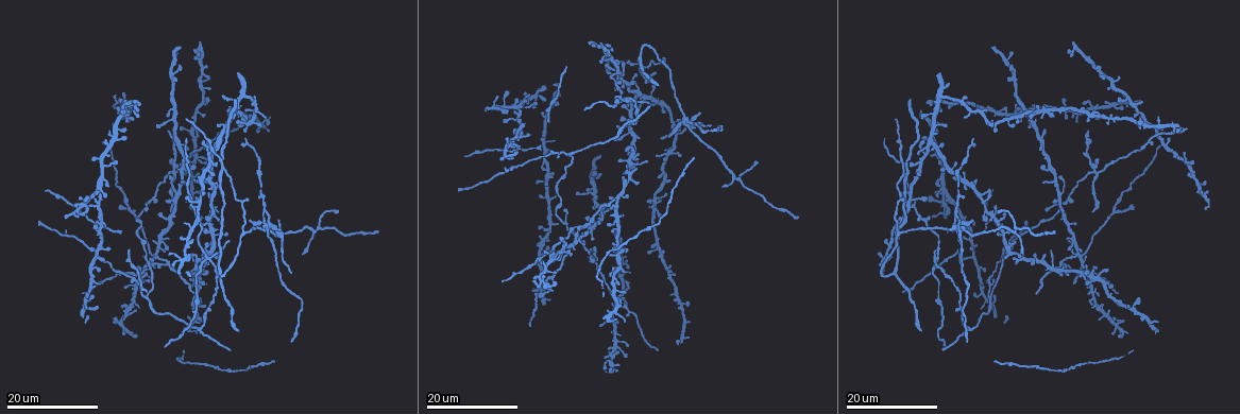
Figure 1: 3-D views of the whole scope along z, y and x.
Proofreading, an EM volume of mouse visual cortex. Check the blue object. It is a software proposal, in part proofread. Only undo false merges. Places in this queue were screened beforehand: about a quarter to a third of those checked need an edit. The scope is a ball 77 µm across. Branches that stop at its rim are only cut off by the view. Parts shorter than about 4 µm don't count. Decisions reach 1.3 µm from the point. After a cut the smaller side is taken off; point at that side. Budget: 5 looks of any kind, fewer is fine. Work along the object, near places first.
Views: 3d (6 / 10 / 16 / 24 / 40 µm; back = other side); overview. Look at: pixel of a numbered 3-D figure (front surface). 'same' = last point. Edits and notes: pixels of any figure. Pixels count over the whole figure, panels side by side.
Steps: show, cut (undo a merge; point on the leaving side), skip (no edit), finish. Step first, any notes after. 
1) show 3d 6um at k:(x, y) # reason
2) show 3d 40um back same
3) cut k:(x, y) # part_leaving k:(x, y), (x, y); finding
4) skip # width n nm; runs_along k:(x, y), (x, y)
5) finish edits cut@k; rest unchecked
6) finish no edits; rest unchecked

show 3d 16um at 1:(166, 264) # a fork

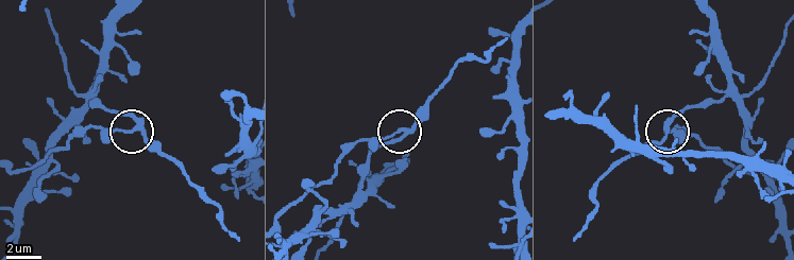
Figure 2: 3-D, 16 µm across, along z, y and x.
show 3d 10um at 2:(403, 130)

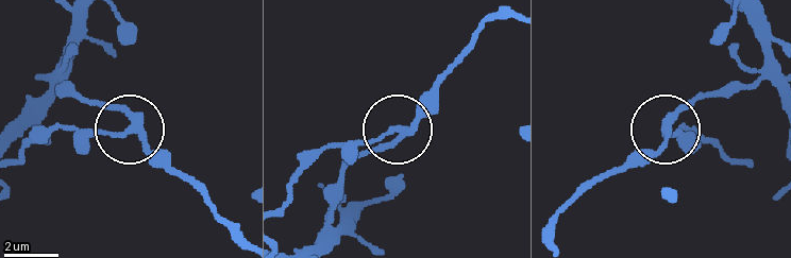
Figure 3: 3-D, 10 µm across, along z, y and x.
cut 3:(90, 130) # part_leaving 3:(128, 127), (110, 134), (55, 127), (14, 159); two cells meet here

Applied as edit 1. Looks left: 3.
show 3d 16um at 1:(632, 313) # two arms in line, one across

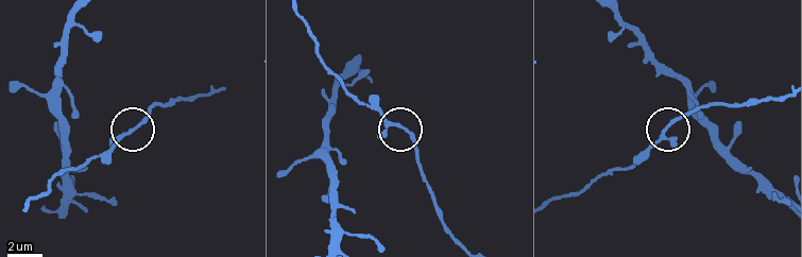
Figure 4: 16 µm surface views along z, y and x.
show 3d 10um at 4:(391, 123) # closer look

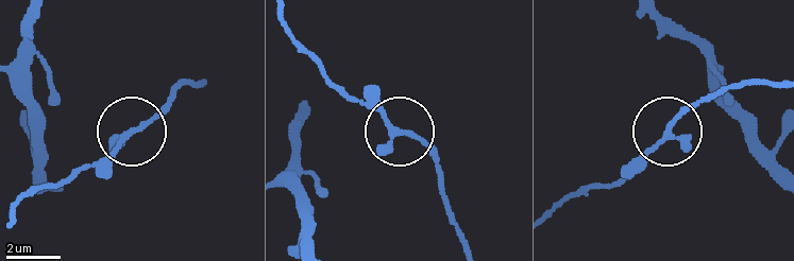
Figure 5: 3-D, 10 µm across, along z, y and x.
skip # width 190 nm; one cell here

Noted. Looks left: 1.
finish edits cut@3; rest unchecked

